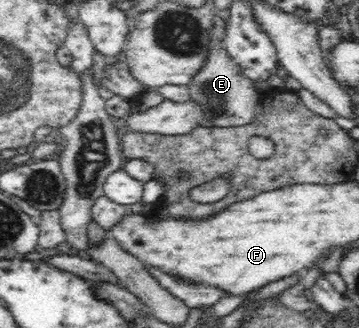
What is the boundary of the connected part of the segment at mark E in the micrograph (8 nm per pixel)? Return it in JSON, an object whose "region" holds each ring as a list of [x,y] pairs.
{"region":[[[214,25],[209,58],[206,64],[186,85],[188,100],[198,106],[207,124],[211,126],[241,126],[253,121],[254,108],[260,99],[253,80],[242,74],[240,65],[229,55],[222,42],[221,31]]]}

